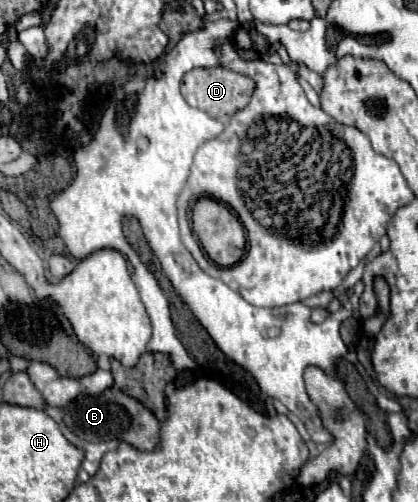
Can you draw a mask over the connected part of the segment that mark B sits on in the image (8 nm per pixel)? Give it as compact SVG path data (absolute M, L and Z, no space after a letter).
M116 386L104 390L98 396L90 396L90 394L78 396L76 400L68 402L62 408L62 412L64 412L62 422L78 438L88 440L88 442L106 442L110 438L116 438L116 440L132 444L138 450L154 450L158 446L158 440L160 440L160 436L158 436L160 422L156 420L156 416L146 406L142 406L138 400L124 394Z

